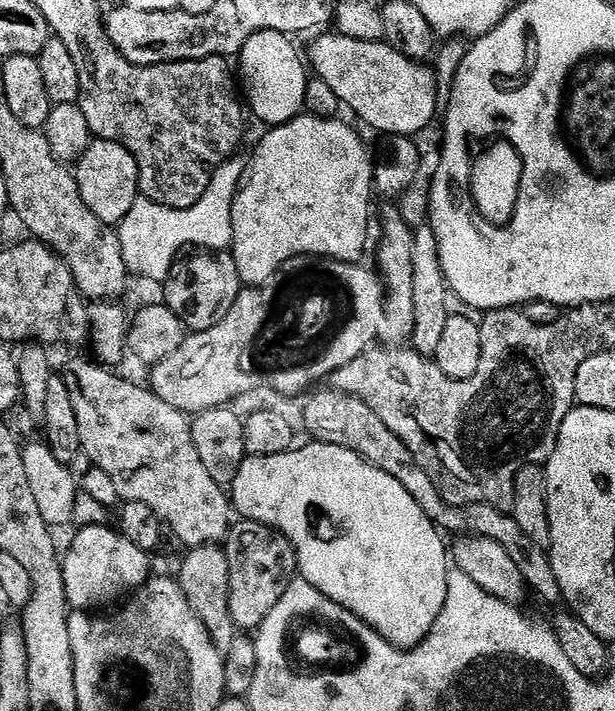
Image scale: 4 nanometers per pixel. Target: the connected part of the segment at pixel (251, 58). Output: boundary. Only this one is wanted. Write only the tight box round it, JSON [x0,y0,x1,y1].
[238,29,310,126]

